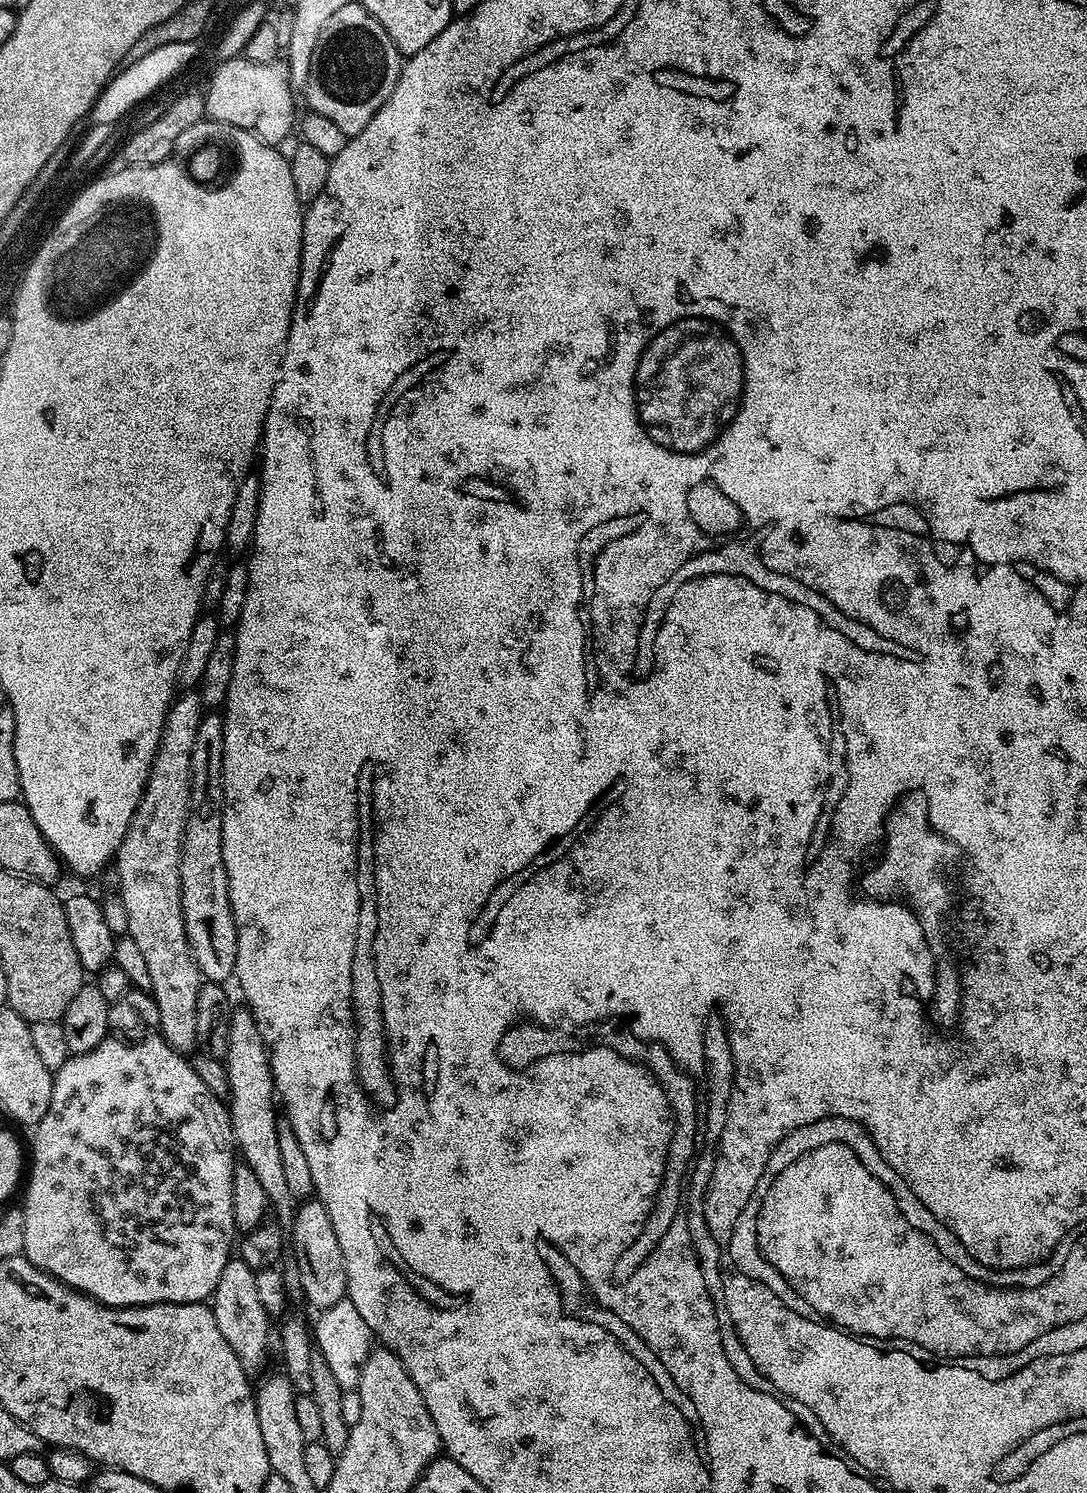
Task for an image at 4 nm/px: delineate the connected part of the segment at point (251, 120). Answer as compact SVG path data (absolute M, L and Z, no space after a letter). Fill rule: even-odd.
M237 58L215 66L203 93L204 110L218 124L238 126L253 132L262 142L273 146L283 145L288 135L293 135L298 120L294 89L284 62L250 62Z

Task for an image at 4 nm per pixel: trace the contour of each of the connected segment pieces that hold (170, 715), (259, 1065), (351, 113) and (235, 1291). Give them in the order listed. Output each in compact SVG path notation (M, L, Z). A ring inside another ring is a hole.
M184 690L173 699L162 726L162 738L158 742L156 757L148 771L148 784L140 799L138 810L132 824L128 827L126 838L114 857L114 868L120 871L120 892L118 899L123 902L126 917L129 918L127 935L138 942L150 972L150 995L157 1004L159 1035L164 1037L175 1052L188 1054L197 1047L197 1003L202 985L200 967L192 956L186 938L186 926L182 914L182 890L180 889L180 848L184 845L184 831L188 821L188 810L192 807L192 771L190 758L194 750L194 738L198 735L198 726L206 715L206 709L196 690Z
M236 1010L231 1013L229 1040L222 1059L230 1082L227 1109L232 1118L232 1138L236 1141L239 1159L250 1166L250 1170L254 1170L262 1190L266 1190L266 1198L281 1228L291 1229L298 1204L290 1194L290 1186L286 1186L282 1158L278 1151L278 1104L274 1099L272 1062L251 1012Z
M349 2L327 20L322 34L318 34L314 59L310 61L308 82L302 89L302 95L308 99L307 107L311 111L330 118L330 122L335 122L342 129L342 134L351 138L366 130L370 118L374 118L386 98L390 98L390 94L396 89L401 67L402 57L398 46L394 46L394 42L390 42L390 34L382 30L382 22L378 22L378 18L374 18L374 14L366 10L366 6L359 2Z
M238 1258L228 1259L222 1270L222 1278L218 1278L218 1286L210 1297L210 1307L214 1322L218 1322L218 1330L222 1330L222 1338L226 1338L230 1350L234 1350L234 1354L240 1359L242 1370L255 1374L268 1356L270 1318L258 1298L256 1273L250 1266L246 1266L246 1262Z

